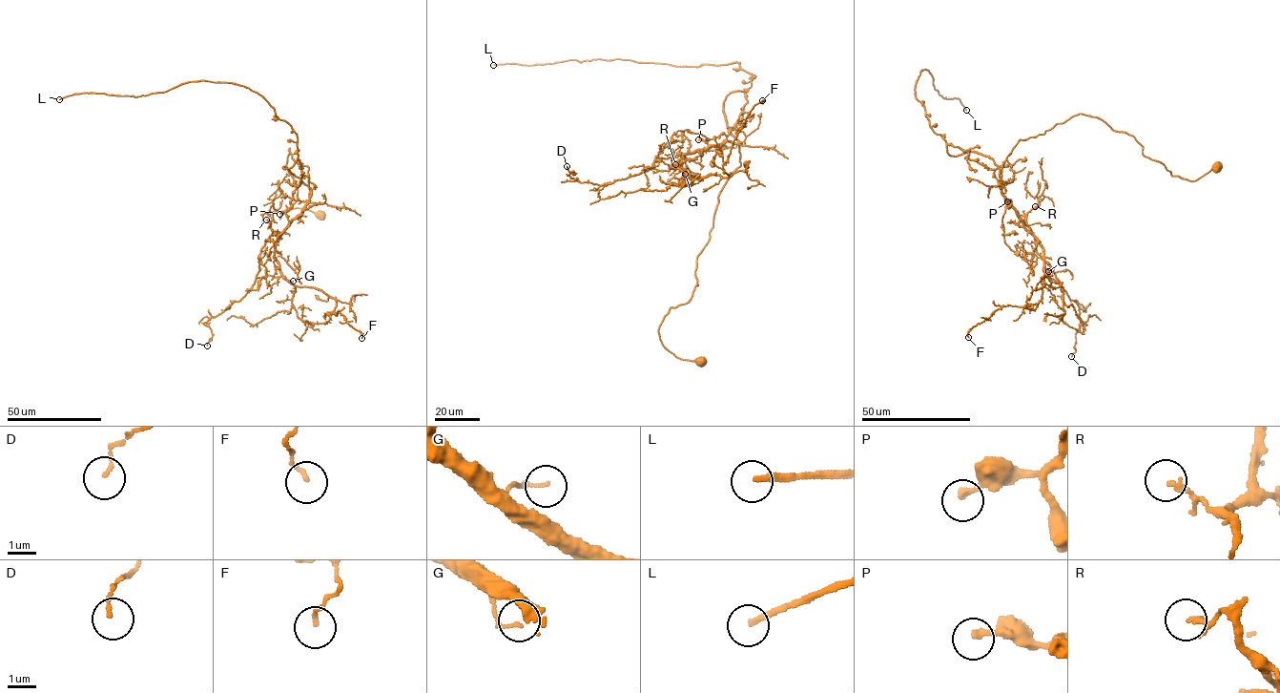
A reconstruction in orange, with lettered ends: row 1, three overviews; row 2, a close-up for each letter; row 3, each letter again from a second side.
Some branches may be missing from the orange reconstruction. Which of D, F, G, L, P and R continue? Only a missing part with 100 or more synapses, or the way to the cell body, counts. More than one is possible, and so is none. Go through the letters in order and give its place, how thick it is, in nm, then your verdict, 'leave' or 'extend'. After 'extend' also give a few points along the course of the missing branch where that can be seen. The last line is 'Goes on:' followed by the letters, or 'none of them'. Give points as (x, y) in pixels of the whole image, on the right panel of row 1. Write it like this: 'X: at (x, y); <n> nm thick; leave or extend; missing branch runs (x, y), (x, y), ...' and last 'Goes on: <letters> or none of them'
D: at (1071, 356); 120 nm thick; leave
F: at (968, 337); 130 nm thick; leave
G: at (1048, 271); 120 nm thick; leave
L: at (966, 110); 200 nm thick; extend; missing branch runs (966, 110), (994, 138), (1004, 167), (1015, 177), (1049, 184), (1070, 213), (1077, 240), (1069, 259), (1078, 287)
P: at (1007, 201); 240 nm thick; leave
R: at (1035, 206); 140 nm thick; leave
Goes on: L

